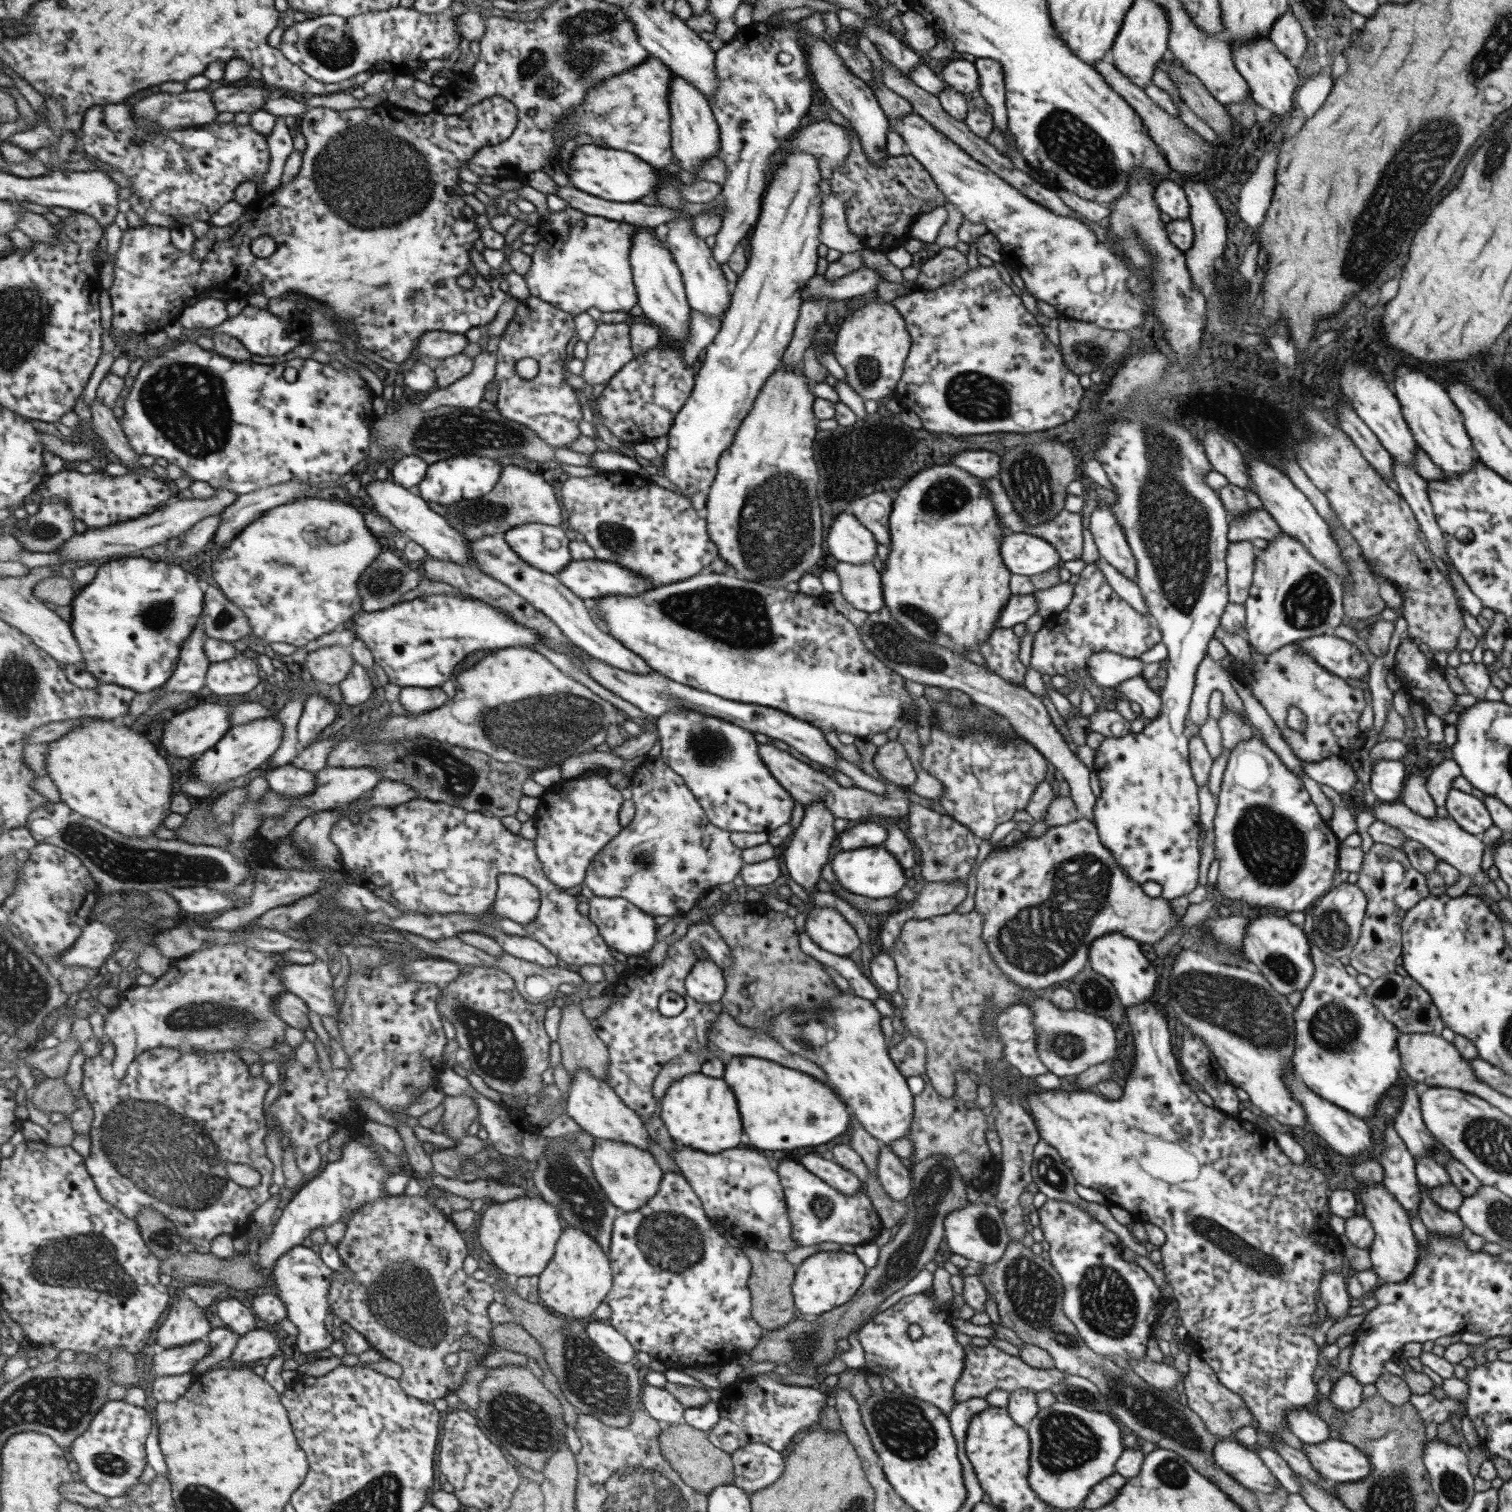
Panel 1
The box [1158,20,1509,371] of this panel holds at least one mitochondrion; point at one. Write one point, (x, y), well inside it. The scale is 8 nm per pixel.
(1413, 174)

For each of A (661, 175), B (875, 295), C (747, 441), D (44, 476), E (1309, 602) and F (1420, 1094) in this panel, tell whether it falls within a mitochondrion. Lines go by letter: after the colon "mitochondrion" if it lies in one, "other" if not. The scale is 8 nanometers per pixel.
A: other
B: other
C: other
D: other
E: mitochondrion
F: other

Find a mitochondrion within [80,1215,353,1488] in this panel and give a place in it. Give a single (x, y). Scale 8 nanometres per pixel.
(110, 1464)

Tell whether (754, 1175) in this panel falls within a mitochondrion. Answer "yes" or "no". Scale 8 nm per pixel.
no

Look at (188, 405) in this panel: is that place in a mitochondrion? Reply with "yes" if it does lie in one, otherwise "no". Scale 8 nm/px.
yes

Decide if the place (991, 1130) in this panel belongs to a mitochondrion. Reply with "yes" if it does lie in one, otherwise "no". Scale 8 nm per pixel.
no

